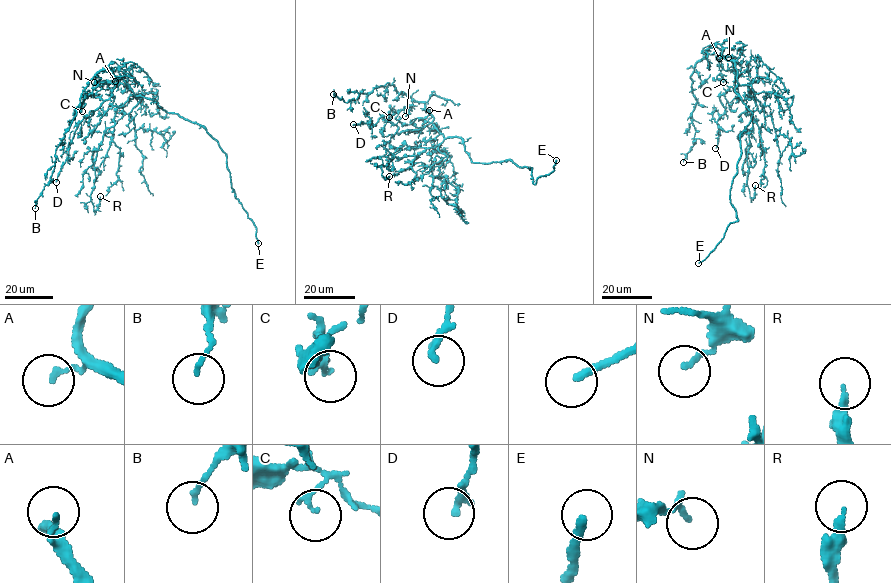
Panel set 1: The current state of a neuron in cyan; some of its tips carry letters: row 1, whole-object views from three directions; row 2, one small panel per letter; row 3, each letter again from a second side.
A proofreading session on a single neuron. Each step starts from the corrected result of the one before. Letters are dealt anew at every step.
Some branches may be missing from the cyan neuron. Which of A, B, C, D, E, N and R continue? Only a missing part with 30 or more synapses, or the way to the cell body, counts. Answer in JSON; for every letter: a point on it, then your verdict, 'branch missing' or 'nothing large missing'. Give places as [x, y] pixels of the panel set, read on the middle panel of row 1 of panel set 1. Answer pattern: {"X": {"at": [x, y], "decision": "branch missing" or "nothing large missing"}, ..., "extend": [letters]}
{"A": {"at": [429, 110], "decision": "nothing large missing"}, "B": {"at": [333, 94], "decision": "nothing large missing"}, "C": {"at": [389, 117], "decision": "nothing large missing"}, "D": {"at": [353, 124], "decision": "nothing large missing"}, "E": {"at": [556, 160], "decision": "branch missing"}, "N": {"at": [405, 116], "decision": "nothing large missing"}, "R": {"at": [389, 176], "decision": "nothing large missing"}, "extend": ["E"]}

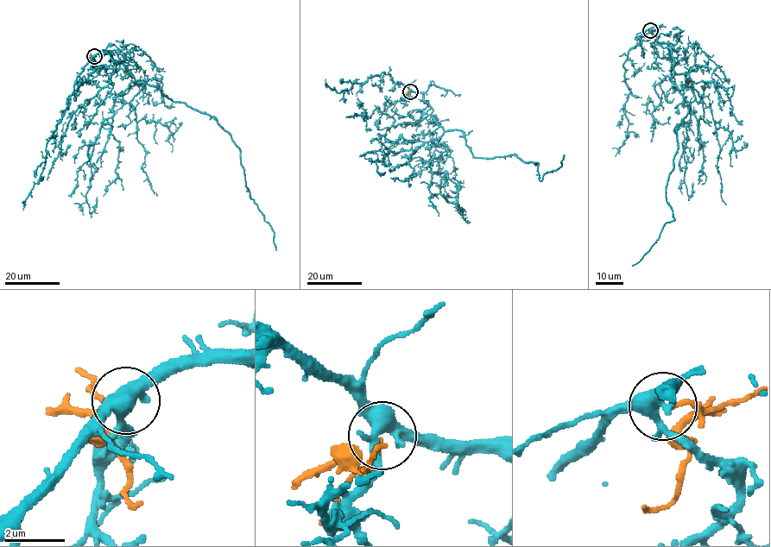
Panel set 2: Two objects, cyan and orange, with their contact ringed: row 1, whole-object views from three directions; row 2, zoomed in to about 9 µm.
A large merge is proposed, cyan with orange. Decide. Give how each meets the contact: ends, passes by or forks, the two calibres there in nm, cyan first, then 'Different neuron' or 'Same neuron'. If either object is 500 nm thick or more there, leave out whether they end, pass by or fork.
At the ring cyan forks. At the ring orange ends. Thickness 400 nm (cyan) against 140 nm. Different neuron

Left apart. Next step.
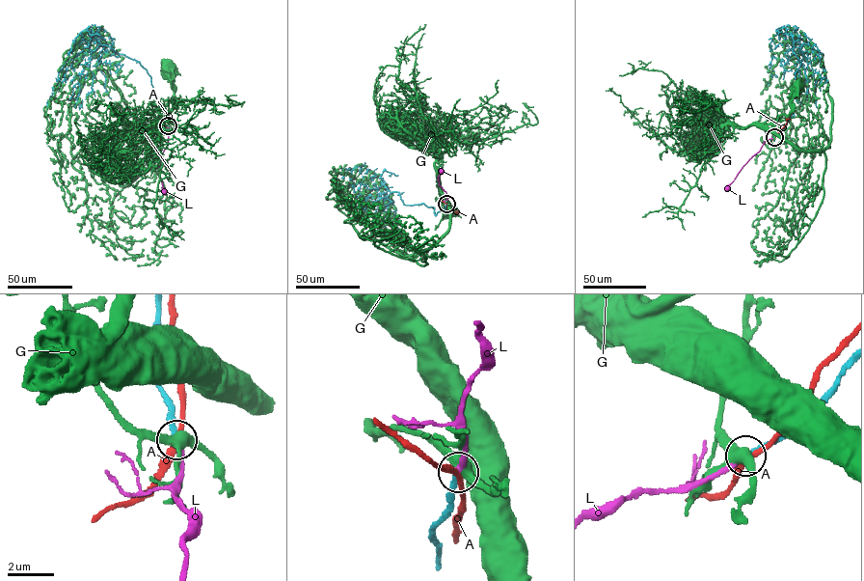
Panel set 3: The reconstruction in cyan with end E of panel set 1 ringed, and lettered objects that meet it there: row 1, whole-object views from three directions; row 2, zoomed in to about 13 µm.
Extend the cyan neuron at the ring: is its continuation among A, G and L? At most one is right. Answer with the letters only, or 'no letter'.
L

